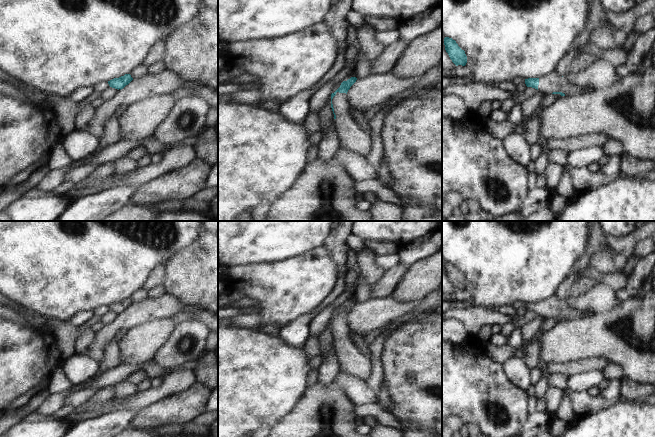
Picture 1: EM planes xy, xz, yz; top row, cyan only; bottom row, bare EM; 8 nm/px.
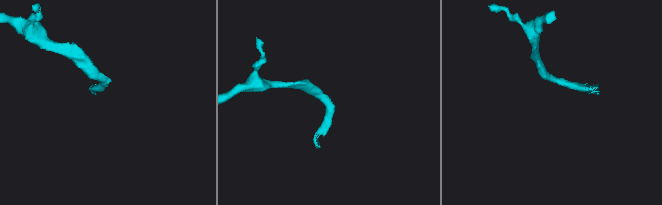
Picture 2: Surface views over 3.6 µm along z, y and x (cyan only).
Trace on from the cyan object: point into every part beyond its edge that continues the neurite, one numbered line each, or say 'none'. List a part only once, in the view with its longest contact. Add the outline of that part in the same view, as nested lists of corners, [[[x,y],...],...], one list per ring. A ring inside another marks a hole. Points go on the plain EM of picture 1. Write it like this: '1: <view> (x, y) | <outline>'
1: xz (352, 359) | [[[337,316],[332,323],[332,328],[342,369],[368,380],[372,373],[372,363],[354,344],[350,336],[353,328],[347,318]]]

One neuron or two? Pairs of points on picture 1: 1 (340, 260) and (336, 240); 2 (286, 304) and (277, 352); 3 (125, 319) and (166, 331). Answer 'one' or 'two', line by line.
1: one
2: two
3: two

